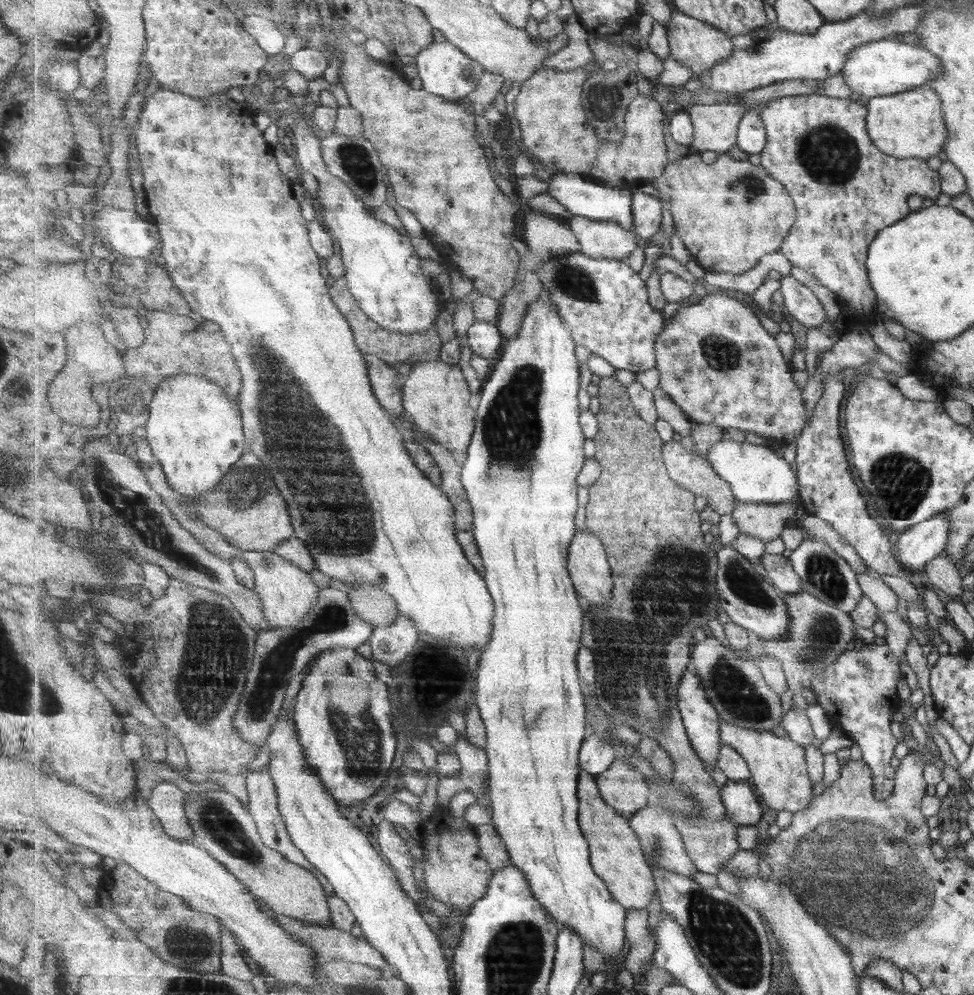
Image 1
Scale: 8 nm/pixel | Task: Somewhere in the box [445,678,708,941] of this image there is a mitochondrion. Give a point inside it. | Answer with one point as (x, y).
(654, 845)

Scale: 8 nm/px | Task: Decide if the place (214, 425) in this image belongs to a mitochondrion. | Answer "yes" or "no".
no

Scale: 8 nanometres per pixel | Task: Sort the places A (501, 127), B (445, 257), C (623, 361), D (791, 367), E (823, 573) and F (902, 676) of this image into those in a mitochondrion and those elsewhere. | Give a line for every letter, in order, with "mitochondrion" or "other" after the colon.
A: other
B: other
C: other
D: other
E: mitochondrion
F: other

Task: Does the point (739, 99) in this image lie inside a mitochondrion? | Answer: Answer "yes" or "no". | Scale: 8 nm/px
no

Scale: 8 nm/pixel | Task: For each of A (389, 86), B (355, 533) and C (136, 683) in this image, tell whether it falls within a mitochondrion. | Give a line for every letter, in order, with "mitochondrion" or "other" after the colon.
A: other
B: mitochondrion
C: other

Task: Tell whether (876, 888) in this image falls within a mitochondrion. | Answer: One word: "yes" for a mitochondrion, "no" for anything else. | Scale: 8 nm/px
yes

